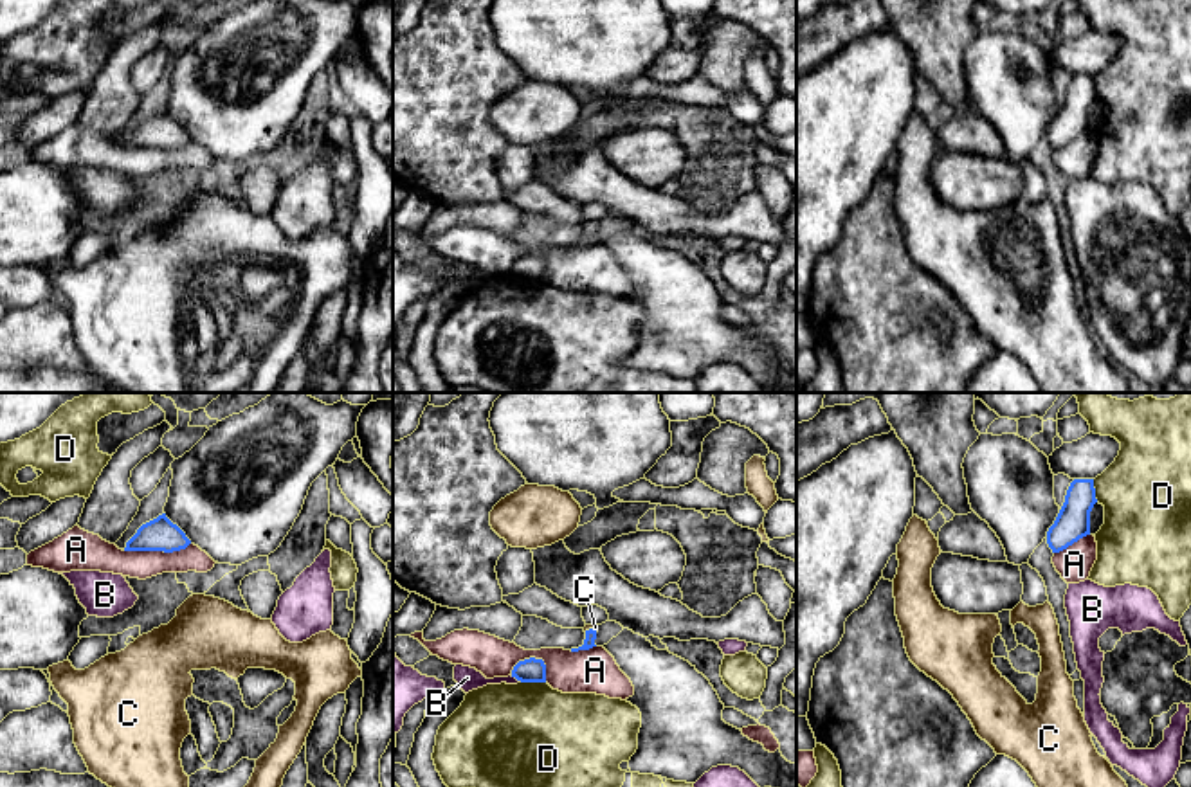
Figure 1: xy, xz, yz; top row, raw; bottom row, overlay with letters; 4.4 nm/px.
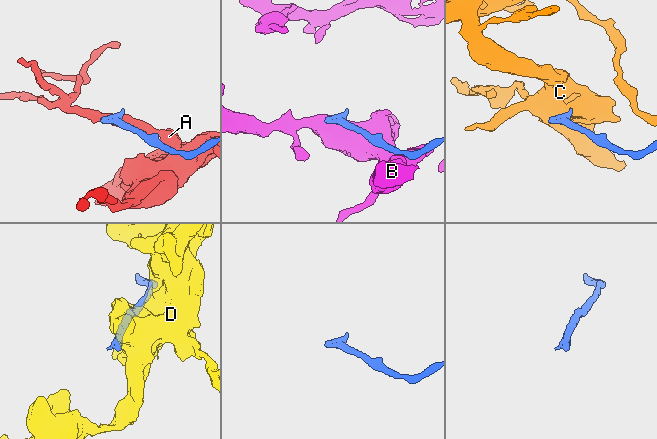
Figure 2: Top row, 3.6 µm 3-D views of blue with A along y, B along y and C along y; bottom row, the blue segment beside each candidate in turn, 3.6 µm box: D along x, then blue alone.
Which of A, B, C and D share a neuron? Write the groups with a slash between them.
A / B / C / D

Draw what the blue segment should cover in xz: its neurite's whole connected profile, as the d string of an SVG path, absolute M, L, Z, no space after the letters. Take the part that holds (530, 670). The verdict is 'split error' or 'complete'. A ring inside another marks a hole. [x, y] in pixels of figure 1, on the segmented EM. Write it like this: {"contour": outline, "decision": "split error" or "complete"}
{"contour": "M535 657L519 661L512 670L512 677L521 683L546 683L546 665Z", "decision": "complete"}

